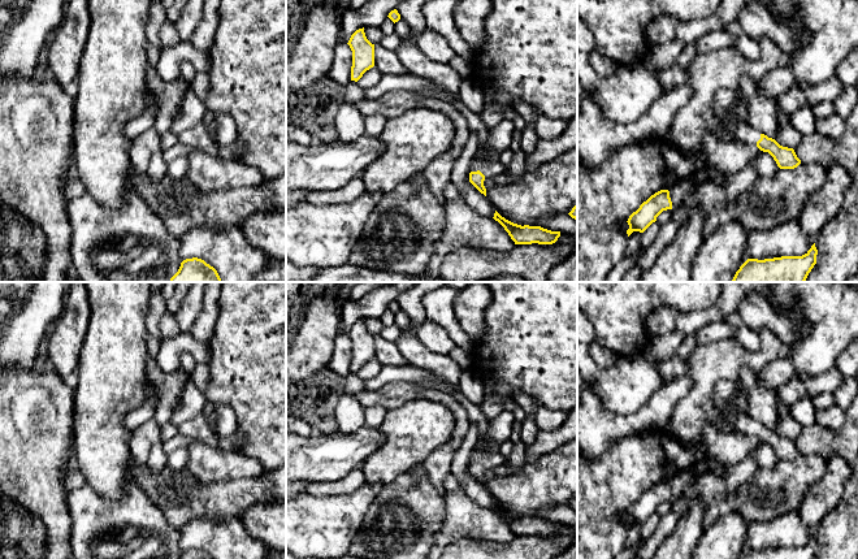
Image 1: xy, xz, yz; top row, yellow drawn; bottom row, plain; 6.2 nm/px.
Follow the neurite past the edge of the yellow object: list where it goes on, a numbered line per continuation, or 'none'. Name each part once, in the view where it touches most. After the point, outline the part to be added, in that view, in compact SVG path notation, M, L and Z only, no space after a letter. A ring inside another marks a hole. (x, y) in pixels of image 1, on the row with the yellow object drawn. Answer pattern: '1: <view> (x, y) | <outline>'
1: xz (489, 169) | M476 157L472 161L472 172L480 170L485 178L494 178L495 176L508 172L508 166L503 166L499 160L498 161L490 161L485 157Z

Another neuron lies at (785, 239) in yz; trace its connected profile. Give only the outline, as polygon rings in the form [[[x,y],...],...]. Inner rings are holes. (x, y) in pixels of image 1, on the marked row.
[[[785,221],[770,230],[749,233],[745,254],[748,259],[774,259],[802,256],[814,244],[814,239],[802,231],[797,221]]]

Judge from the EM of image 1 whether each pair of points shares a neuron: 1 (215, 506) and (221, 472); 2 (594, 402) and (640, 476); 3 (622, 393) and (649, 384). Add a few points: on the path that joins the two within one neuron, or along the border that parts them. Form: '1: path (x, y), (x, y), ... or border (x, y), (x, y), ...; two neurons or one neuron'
1: border (190, 473), (202, 482), (226, 482), (250, 477); two neurons
2: border (646, 430), (616, 438), (601, 455), (592, 456); two neurons
3: path (628, 389), (642, 384); one neuron

